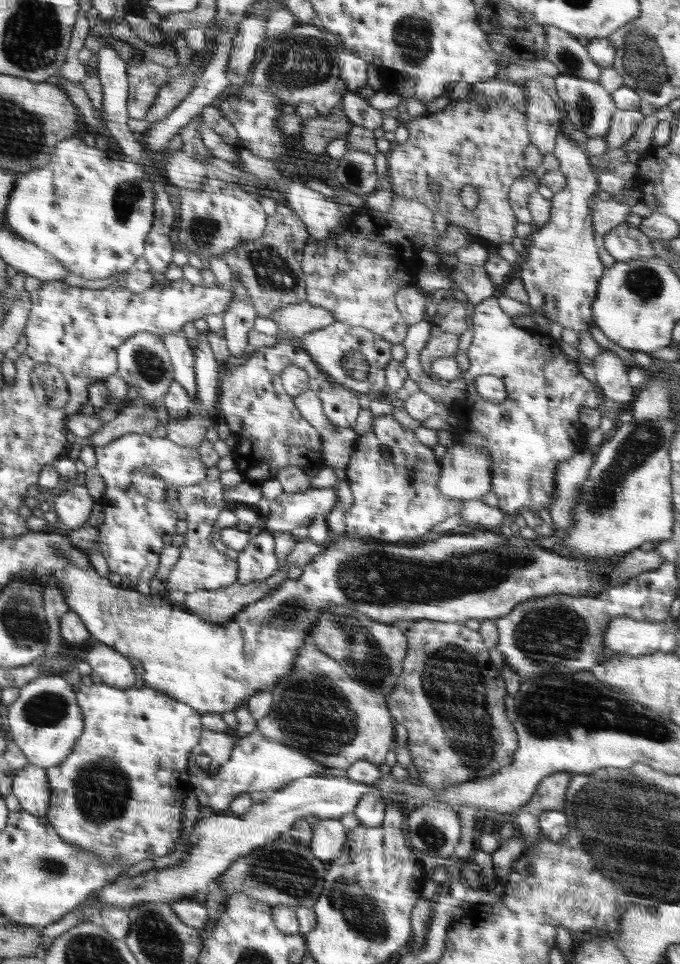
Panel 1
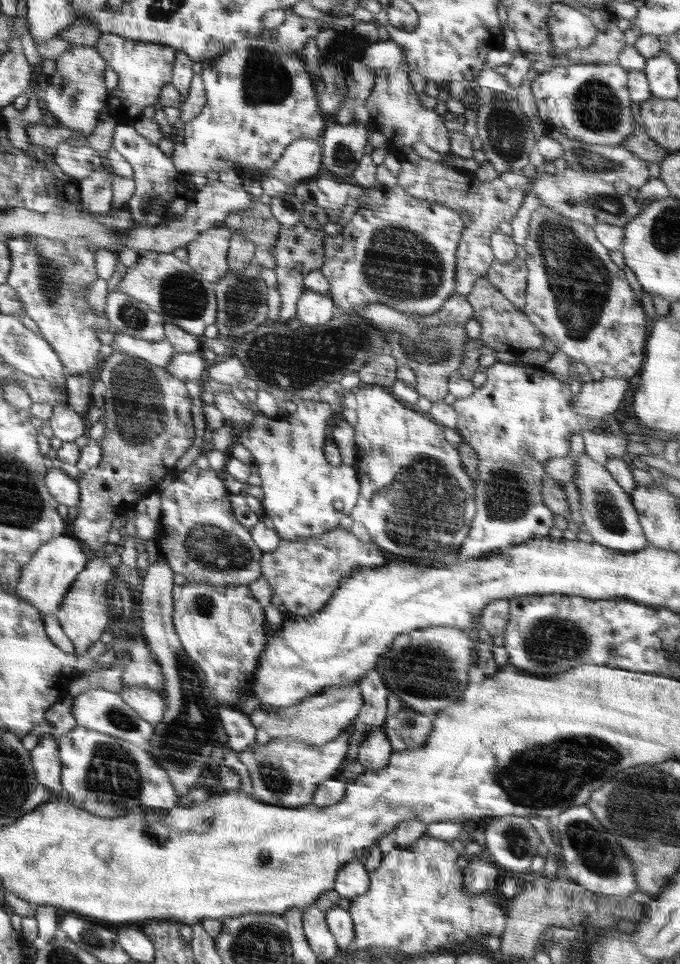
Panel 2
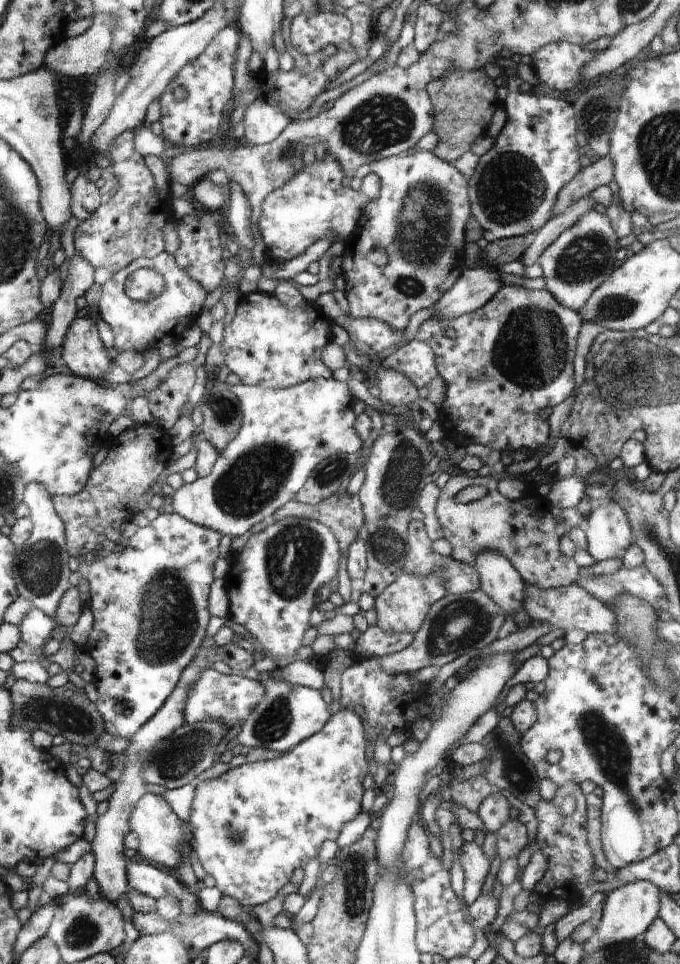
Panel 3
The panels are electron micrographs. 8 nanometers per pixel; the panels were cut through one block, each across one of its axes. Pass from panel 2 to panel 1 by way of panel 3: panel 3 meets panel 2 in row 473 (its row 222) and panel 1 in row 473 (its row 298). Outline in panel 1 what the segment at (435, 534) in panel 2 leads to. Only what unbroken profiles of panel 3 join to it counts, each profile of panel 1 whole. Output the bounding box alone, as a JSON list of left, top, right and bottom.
[342,414,462,542]

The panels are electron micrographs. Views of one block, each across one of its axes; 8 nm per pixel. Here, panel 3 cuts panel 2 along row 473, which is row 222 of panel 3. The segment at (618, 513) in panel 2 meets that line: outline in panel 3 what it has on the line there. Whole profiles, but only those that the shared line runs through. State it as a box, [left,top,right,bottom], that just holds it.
[538,209,618,312]

